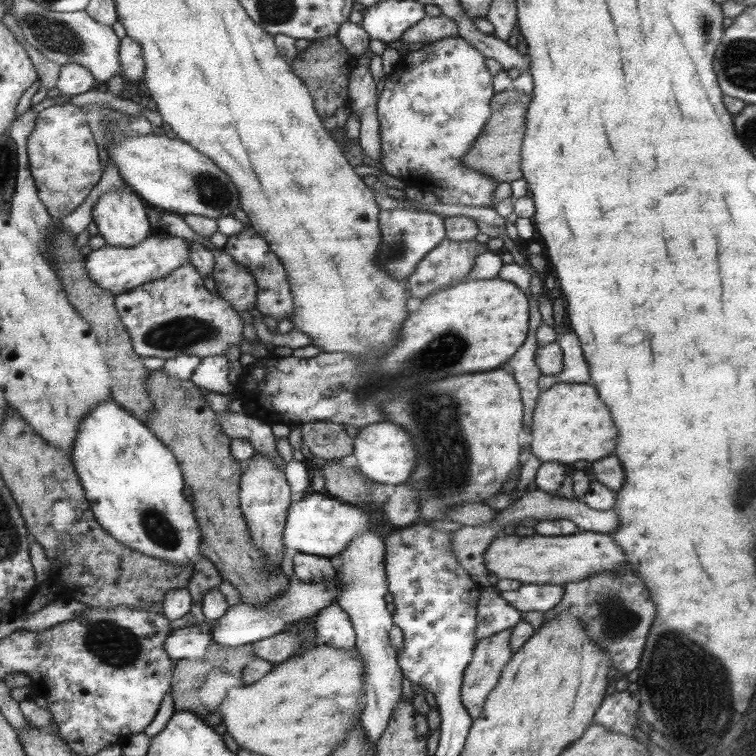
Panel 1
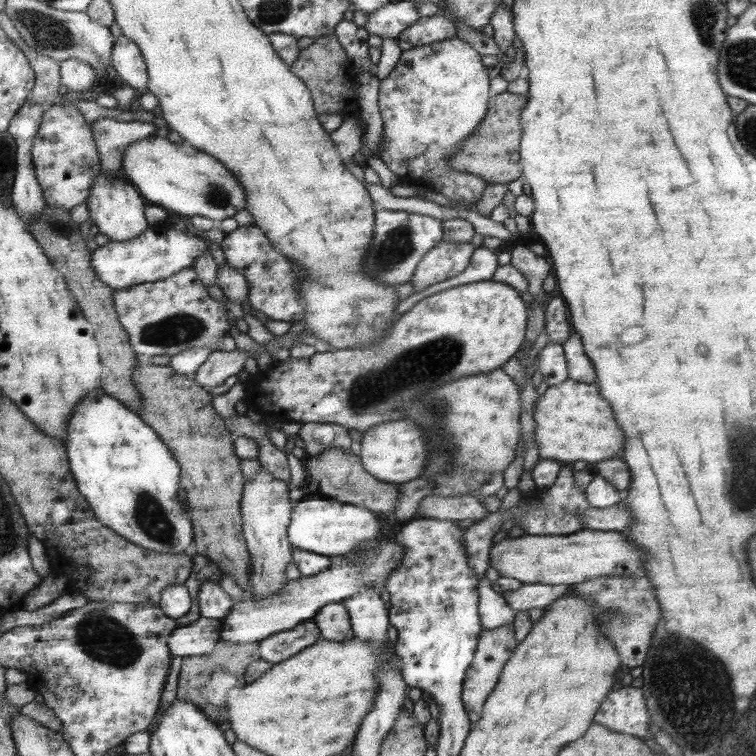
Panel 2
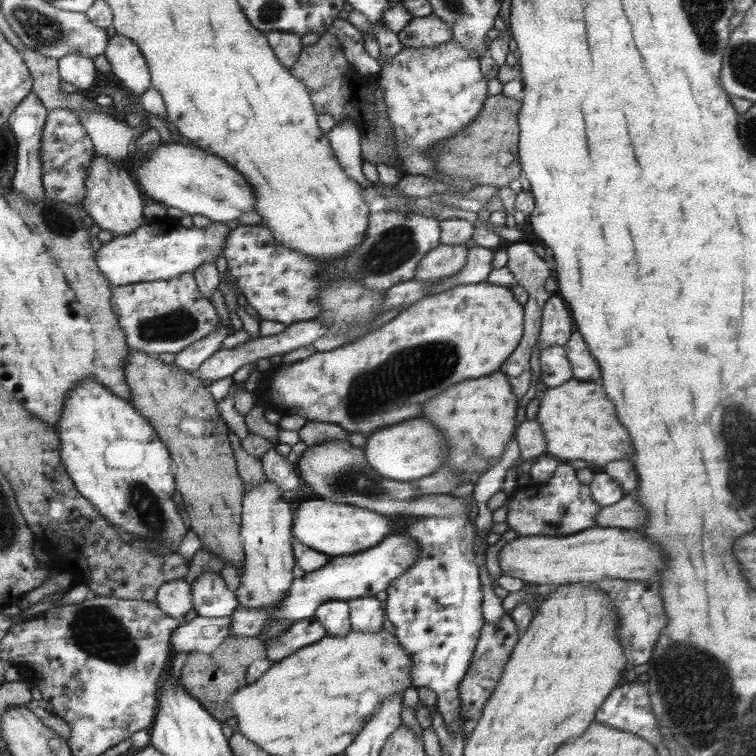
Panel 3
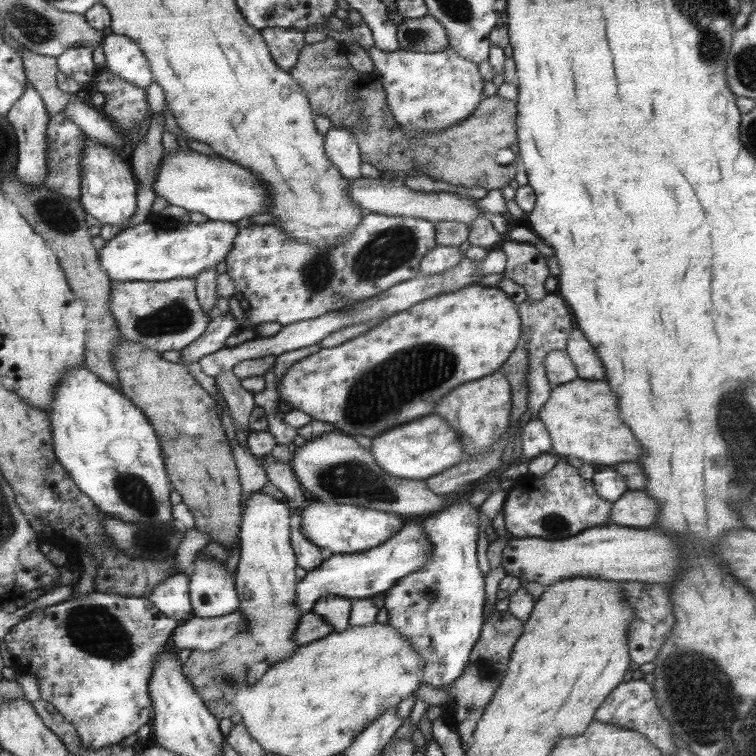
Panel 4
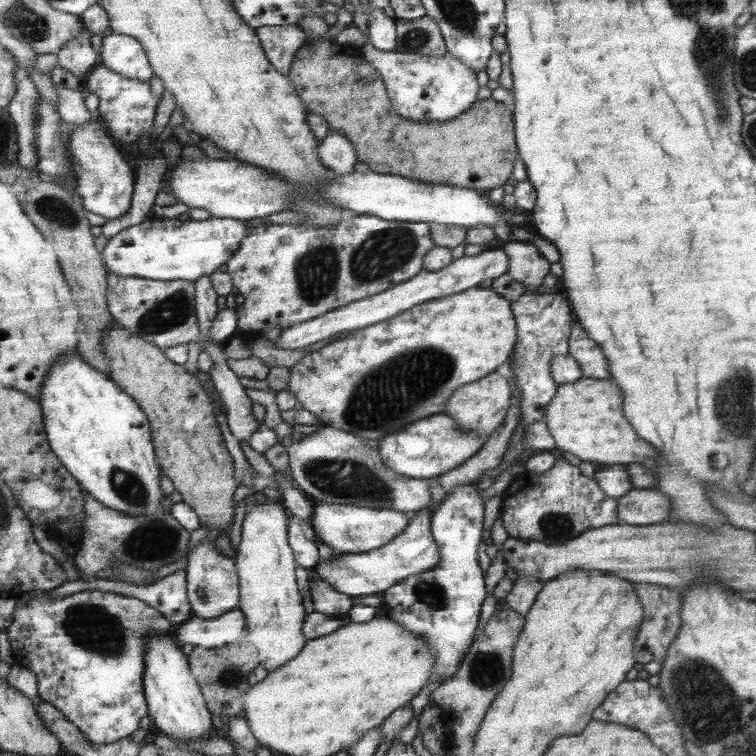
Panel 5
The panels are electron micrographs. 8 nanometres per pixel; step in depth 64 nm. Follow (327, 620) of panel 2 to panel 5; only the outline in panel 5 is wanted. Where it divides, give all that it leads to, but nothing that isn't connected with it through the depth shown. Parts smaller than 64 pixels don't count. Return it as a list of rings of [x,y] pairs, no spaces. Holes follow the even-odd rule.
[[[311,577],[308,582],[315,611],[342,617],[352,607],[352,598],[334,589],[328,582]]]

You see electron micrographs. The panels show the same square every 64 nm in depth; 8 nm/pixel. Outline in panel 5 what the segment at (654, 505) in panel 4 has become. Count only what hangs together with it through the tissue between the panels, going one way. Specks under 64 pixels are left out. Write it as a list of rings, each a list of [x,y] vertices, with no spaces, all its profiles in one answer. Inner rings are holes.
[[[634,486],[625,495],[617,499],[618,516],[628,525],[643,526],[664,523],[670,518],[672,506],[670,500],[657,489],[636,489]]]

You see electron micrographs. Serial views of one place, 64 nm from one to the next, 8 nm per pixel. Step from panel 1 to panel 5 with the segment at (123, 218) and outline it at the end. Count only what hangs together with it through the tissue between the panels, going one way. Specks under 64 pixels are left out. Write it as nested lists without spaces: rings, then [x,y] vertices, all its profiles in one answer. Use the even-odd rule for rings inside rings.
[[[97,122],[72,125],[68,138],[68,152],[70,164],[73,166],[73,179],[77,185],[77,199],[84,211],[96,214],[107,221],[123,216],[131,206],[133,172],[119,154],[119,150],[97,126]]]

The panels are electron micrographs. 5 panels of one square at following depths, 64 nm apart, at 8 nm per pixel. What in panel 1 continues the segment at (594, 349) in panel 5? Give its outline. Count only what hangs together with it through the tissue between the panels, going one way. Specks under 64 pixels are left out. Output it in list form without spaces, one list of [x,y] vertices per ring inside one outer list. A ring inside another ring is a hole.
[[[565,332],[561,336],[557,336],[556,343],[562,350],[563,370],[556,376],[543,376],[538,378],[538,389],[540,392],[547,390],[556,382],[564,382],[571,384],[589,384],[589,372],[585,358],[581,354],[581,346],[577,335],[573,332]]]

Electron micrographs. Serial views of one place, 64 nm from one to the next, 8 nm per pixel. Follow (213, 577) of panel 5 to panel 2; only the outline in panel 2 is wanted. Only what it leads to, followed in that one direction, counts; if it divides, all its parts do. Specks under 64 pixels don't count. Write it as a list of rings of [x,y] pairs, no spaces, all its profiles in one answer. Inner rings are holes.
[[[203,581],[196,594],[196,606],[203,618],[220,620],[233,606],[231,598],[215,581]]]

